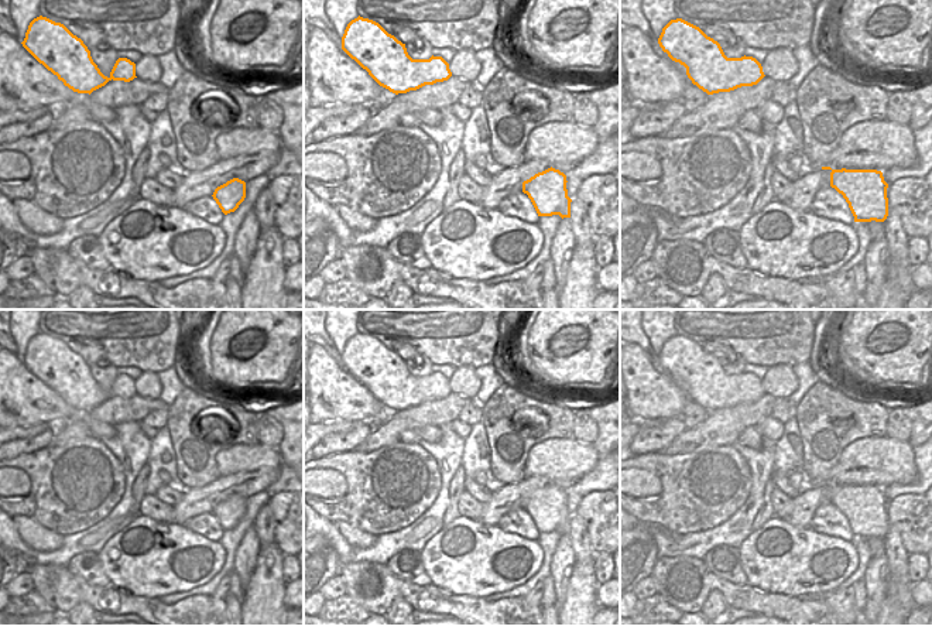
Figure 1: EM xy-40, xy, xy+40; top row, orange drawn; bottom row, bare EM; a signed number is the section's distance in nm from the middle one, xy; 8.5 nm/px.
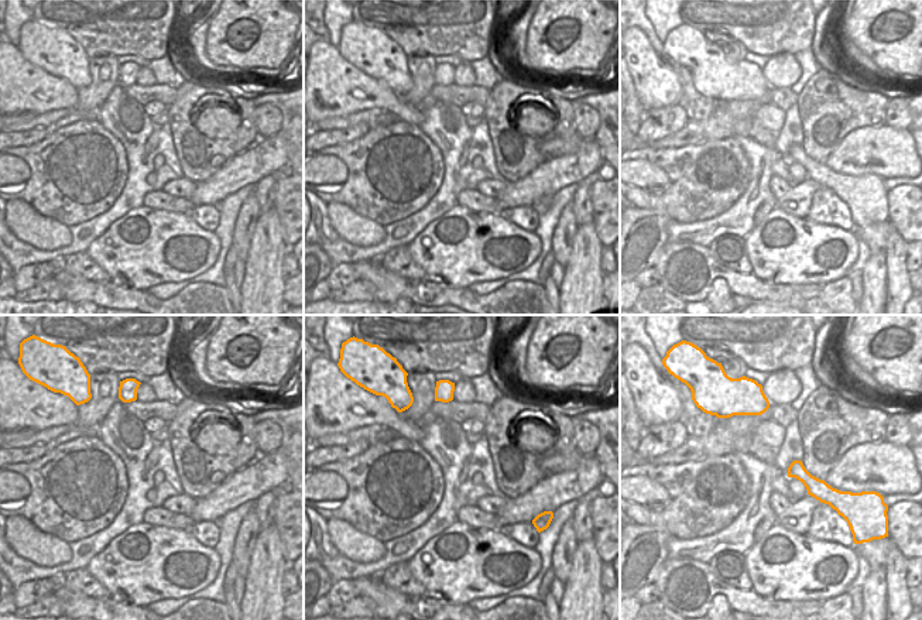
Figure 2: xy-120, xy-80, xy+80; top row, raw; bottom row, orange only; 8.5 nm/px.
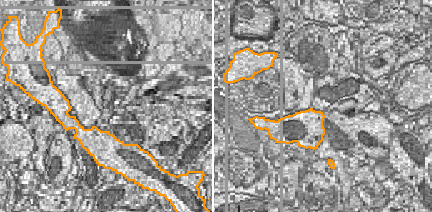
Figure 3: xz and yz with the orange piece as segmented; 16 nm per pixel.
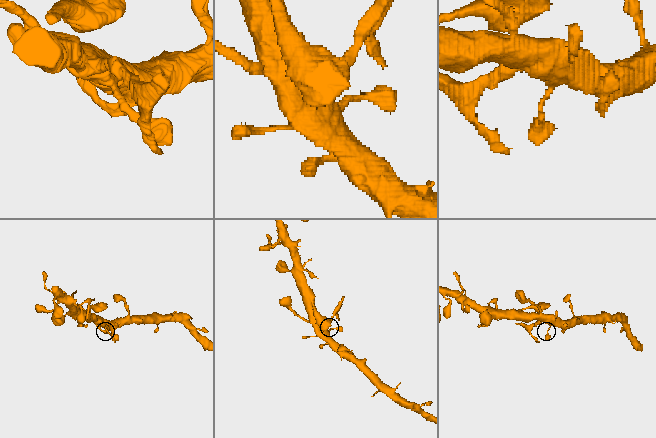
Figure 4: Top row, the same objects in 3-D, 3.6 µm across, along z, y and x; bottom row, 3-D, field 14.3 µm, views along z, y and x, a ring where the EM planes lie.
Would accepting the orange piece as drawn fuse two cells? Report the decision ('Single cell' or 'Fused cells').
Fused cells

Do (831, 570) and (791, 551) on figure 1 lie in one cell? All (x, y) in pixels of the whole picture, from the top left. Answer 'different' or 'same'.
same

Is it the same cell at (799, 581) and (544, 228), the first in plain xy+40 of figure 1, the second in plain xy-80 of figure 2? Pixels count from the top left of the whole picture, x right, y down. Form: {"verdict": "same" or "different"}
{"verdict": "different"}

